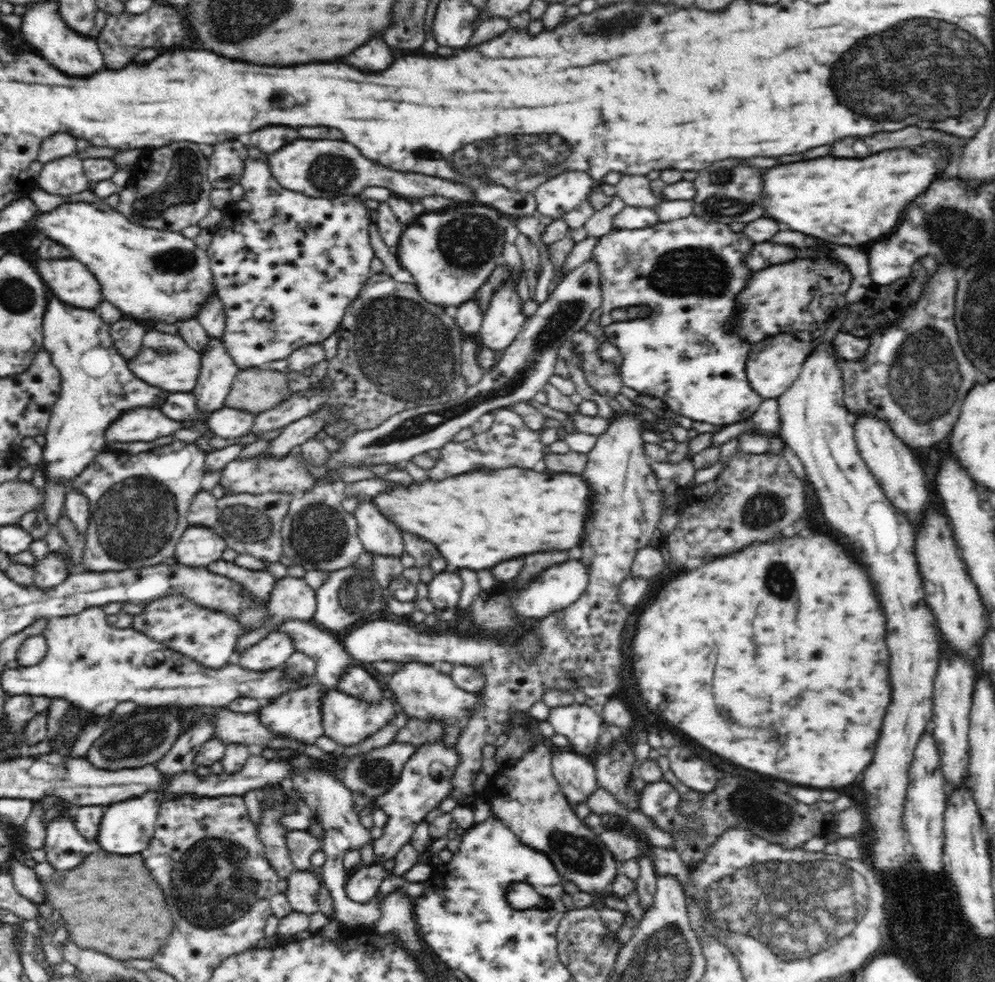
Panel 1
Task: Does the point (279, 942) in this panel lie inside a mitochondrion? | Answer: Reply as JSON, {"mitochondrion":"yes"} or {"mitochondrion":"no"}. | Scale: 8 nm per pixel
{"mitochondrion":"no"}

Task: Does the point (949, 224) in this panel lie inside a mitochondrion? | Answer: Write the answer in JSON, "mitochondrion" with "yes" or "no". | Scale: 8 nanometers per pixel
{"mitochondrion":"yes"}

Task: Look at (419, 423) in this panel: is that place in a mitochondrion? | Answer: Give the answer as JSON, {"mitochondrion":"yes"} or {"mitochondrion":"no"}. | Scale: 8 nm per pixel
{"mitochondrion":"yes"}

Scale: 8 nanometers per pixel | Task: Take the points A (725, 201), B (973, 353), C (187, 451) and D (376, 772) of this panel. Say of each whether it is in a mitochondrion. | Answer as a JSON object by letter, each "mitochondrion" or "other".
{"A":"mitochondrion","B":"mitochondrion","C":"other","D":"mitochondrion"}

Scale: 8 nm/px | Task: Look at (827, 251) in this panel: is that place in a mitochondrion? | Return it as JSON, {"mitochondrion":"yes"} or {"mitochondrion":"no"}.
{"mitochondrion":"no"}

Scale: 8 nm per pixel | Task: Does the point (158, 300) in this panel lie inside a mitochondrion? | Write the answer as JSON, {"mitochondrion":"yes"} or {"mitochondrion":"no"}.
{"mitochondrion":"no"}

